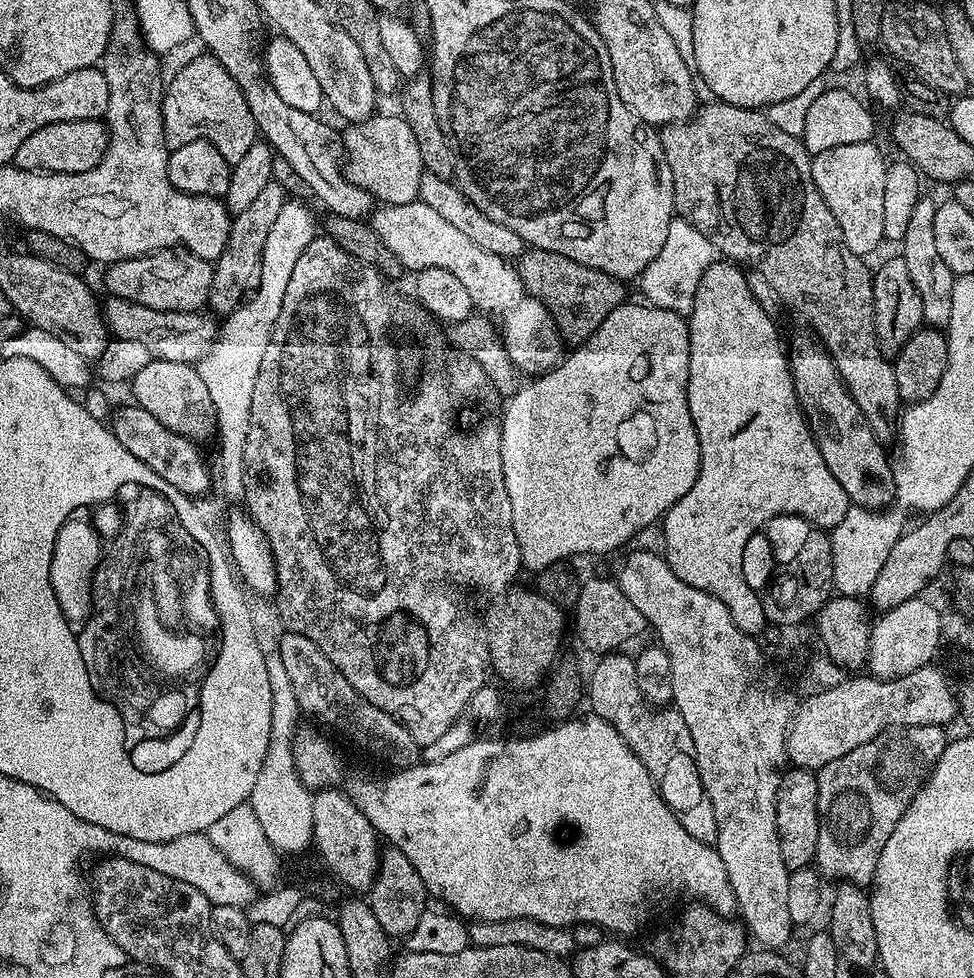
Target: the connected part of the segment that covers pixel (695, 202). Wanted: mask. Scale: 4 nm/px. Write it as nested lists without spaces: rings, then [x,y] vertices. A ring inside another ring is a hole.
[[[713,102],[711,104],[700,104],[693,116],[680,121],[679,124],[663,125],[659,133],[662,142],[662,150],[666,154],[666,162],[670,166],[670,174],[674,178],[674,198],[676,199],[675,215],[681,220],[690,222],[694,230],[699,230],[701,234],[706,234],[710,242],[716,248],[721,257],[735,262],[737,265],[745,266],[749,269],[758,271],[767,282],[774,288],[783,307],[793,312],[796,316],[801,316],[805,320],[807,327],[811,329],[817,340],[824,345],[830,354],[838,374],[842,378],[844,385],[850,390],[850,398],[858,402],[858,408],[862,410],[863,416],[870,423],[870,428],[874,430],[875,436],[881,442],[888,442],[888,439],[895,437],[898,428],[899,414],[902,410],[902,401],[898,394],[898,378],[894,378],[894,364],[889,357],[882,354],[878,346],[878,338],[874,334],[874,290],[872,289],[871,267],[867,268],[865,261],[854,255],[846,246],[842,238],[842,230],[838,222],[834,222],[834,214],[830,214],[830,206],[820,199],[814,182],[812,181],[812,156],[804,149],[803,139],[799,136],[791,136],[785,131],[778,129],[768,117],[767,111],[754,108],[743,108],[723,102]]]

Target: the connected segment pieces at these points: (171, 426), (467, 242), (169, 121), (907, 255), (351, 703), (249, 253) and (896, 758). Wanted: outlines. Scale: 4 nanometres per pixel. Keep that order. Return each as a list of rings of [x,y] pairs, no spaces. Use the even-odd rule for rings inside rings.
[[[153,358],[133,374],[130,381],[135,403],[146,410],[151,419],[162,422],[171,432],[177,432],[189,440],[201,441],[216,431],[216,411],[210,402],[210,390],[202,382],[199,367],[186,362],[166,362]]]
[[[419,198],[409,204],[377,207],[371,213],[370,225],[406,270],[417,273],[427,268],[441,268],[450,270],[450,274],[462,282],[470,294],[473,309],[487,316],[498,329],[508,363],[517,373],[525,372],[525,377],[535,378],[560,363],[566,348],[556,327],[556,319],[541,300],[535,300],[524,289],[519,271],[513,265],[511,268],[505,257],[482,250],[482,246],[450,226],[446,218],[439,216]]]
[[[211,54],[203,55],[186,61],[173,74],[172,80],[170,76],[167,81],[160,106],[164,119],[164,142],[169,149],[173,149],[186,146],[186,142],[191,140],[209,140],[220,151],[222,158],[226,158],[229,165],[234,165],[238,158],[242,158],[242,154],[246,154],[246,150],[250,150],[252,144],[257,143],[258,129],[254,114],[250,114],[250,106],[246,106],[246,98],[242,98],[242,90],[238,90],[238,84],[234,82],[234,78],[230,78],[226,66],[219,64]]]
[[[920,198],[911,211],[910,222],[907,223],[904,239],[898,244],[899,255],[904,257],[906,271],[914,282],[914,290],[918,290],[918,298],[922,298],[922,314],[924,324],[930,328],[947,329],[950,322],[950,309],[954,307],[954,282],[956,276],[946,266],[946,261],[938,255],[938,246],[934,243],[934,214],[937,201]]]
[[[285,631],[283,635],[278,645],[282,666],[286,666],[290,686],[294,686],[294,698],[298,698],[298,706],[305,717],[317,720],[312,722],[321,729],[329,728],[324,729],[329,733],[337,732],[342,739],[349,740],[366,755],[373,756],[376,760],[385,760],[389,769],[412,768],[421,763],[421,745],[410,738],[410,730],[406,730],[406,726],[362,698],[362,694],[358,694],[358,690],[354,690],[354,686],[346,682],[342,670],[338,670],[338,666],[334,666],[334,662],[330,662],[330,658],[326,658],[326,654],[322,654],[322,650],[318,650],[318,646],[310,642],[310,638],[289,631]]]
[[[275,182],[266,185],[254,197],[254,202],[246,206],[246,210],[232,216],[232,229],[228,235],[222,254],[214,262],[212,285],[208,295],[207,307],[217,317],[223,318],[244,303],[246,297],[260,282],[262,270],[262,250],[266,246],[266,237],[270,235],[270,226],[278,219],[278,210],[286,203],[284,188]]]
[[[941,726],[889,728],[887,732],[878,734],[878,738],[866,742],[866,746],[850,750],[850,754],[822,766],[816,772],[818,850],[814,864],[825,877],[833,876],[836,882],[871,885],[878,854],[882,854],[882,846],[886,846],[890,834],[894,834],[894,826],[898,826],[902,814],[906,814],[910,802],[924,785],[938,758],[942,758],[942,750],[950,742],[950,736],[944,732],[947,731]]]

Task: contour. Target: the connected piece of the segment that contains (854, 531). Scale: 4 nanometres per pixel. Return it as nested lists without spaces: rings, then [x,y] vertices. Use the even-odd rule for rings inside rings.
[[[849,507],[846,518],[831,529],[832,565],[834,566],[833,589],[842,596],[864,598],[871,593],[874,578],[878,578],[886,558],[890,558],[890,550],[894,550],[894,542],[905,531],[906,523],[893,510],[876,511],[871,508]]]

